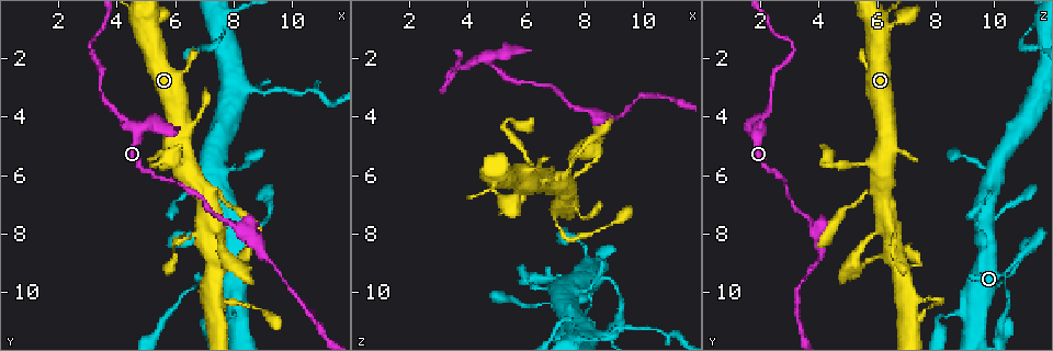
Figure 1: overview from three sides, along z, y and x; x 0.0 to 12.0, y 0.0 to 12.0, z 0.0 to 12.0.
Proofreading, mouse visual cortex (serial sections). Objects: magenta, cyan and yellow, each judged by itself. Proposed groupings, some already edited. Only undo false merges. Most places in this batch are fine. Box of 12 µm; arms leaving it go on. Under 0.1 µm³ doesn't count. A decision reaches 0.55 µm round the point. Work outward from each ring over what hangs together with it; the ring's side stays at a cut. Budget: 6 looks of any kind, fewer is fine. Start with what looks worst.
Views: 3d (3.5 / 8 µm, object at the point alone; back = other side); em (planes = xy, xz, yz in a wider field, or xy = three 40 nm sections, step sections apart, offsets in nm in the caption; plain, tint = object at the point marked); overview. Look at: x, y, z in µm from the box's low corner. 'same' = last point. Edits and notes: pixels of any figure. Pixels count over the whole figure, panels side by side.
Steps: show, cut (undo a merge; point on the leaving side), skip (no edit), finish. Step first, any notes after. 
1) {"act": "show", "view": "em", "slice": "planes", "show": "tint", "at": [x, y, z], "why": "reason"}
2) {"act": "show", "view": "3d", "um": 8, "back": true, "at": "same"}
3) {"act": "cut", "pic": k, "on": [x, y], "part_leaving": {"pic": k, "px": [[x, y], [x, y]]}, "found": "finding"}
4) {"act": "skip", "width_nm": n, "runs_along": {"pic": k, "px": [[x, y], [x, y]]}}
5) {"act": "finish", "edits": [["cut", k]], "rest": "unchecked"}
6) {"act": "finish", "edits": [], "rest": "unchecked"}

{"act": "show", "view": "3d", "um": 3.5, "at": [7.5, 1.2, 11.1], "why": "abrupt turn"}

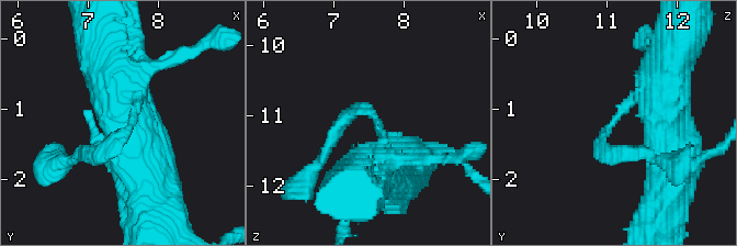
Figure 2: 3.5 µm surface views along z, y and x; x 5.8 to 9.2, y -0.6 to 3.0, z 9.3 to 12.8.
{"act": "show", "view": "em", "slice": "xy", "step": 2, "show": "plain", "at": [7.60, 1.20, 11.05], "arm_widths_nm": [200, 500], "why": "need the tissue"}

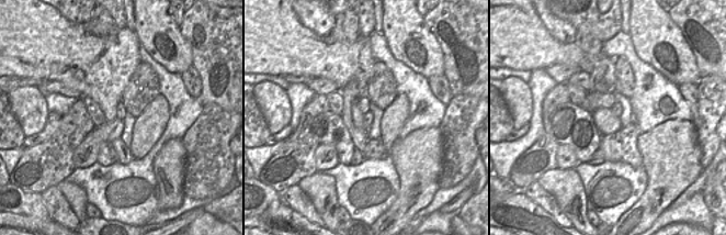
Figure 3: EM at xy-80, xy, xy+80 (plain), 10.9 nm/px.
{"act": "show", "view": "em", "slice": "xy", "step": 2, "show": "tint", "at": "same"}

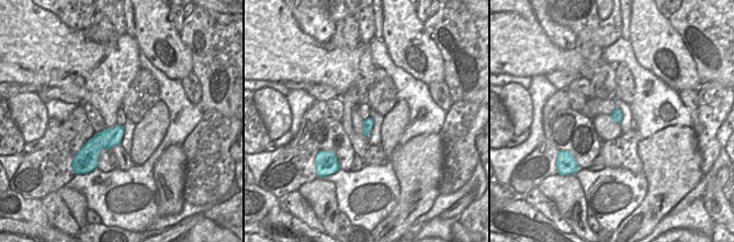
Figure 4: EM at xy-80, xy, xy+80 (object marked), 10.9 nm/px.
{"act": "skip", "found": "all the same cell"}

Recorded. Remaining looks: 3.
{"act": "show", "view": "3d", "um": 3.5, "at": [5.0, 4.3, 1.8], "why": "a narrow waist"}

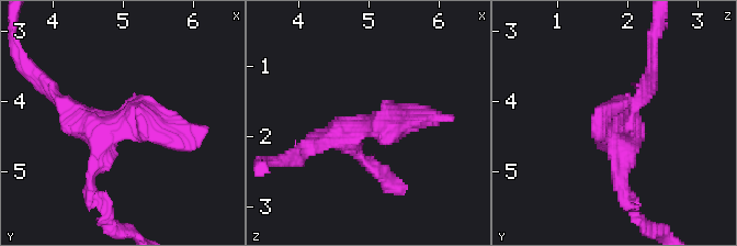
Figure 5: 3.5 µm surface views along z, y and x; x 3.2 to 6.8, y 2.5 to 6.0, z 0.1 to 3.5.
{"act": "show", "view": "em", "slice": "xy", "step": 1, "show": "tint", "at": [5.00, 4.35, 1.75], "why": "shape alone is not enough"}

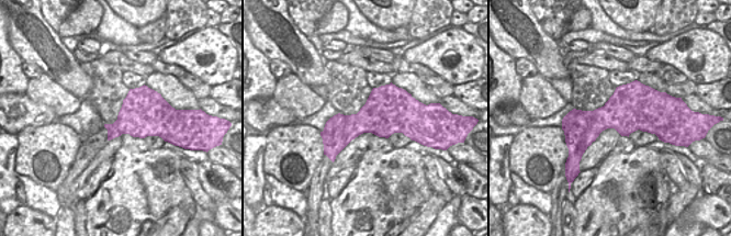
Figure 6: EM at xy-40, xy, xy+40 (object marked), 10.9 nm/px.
{"act": "skip", "runs_along": {"pic": 5, "px": [[93, 172], [110, 125], [194, 132]]}, "found": "one cell here"}

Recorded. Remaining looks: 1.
{"act": "finish", "edits": [], "rest": "unchecked"}

